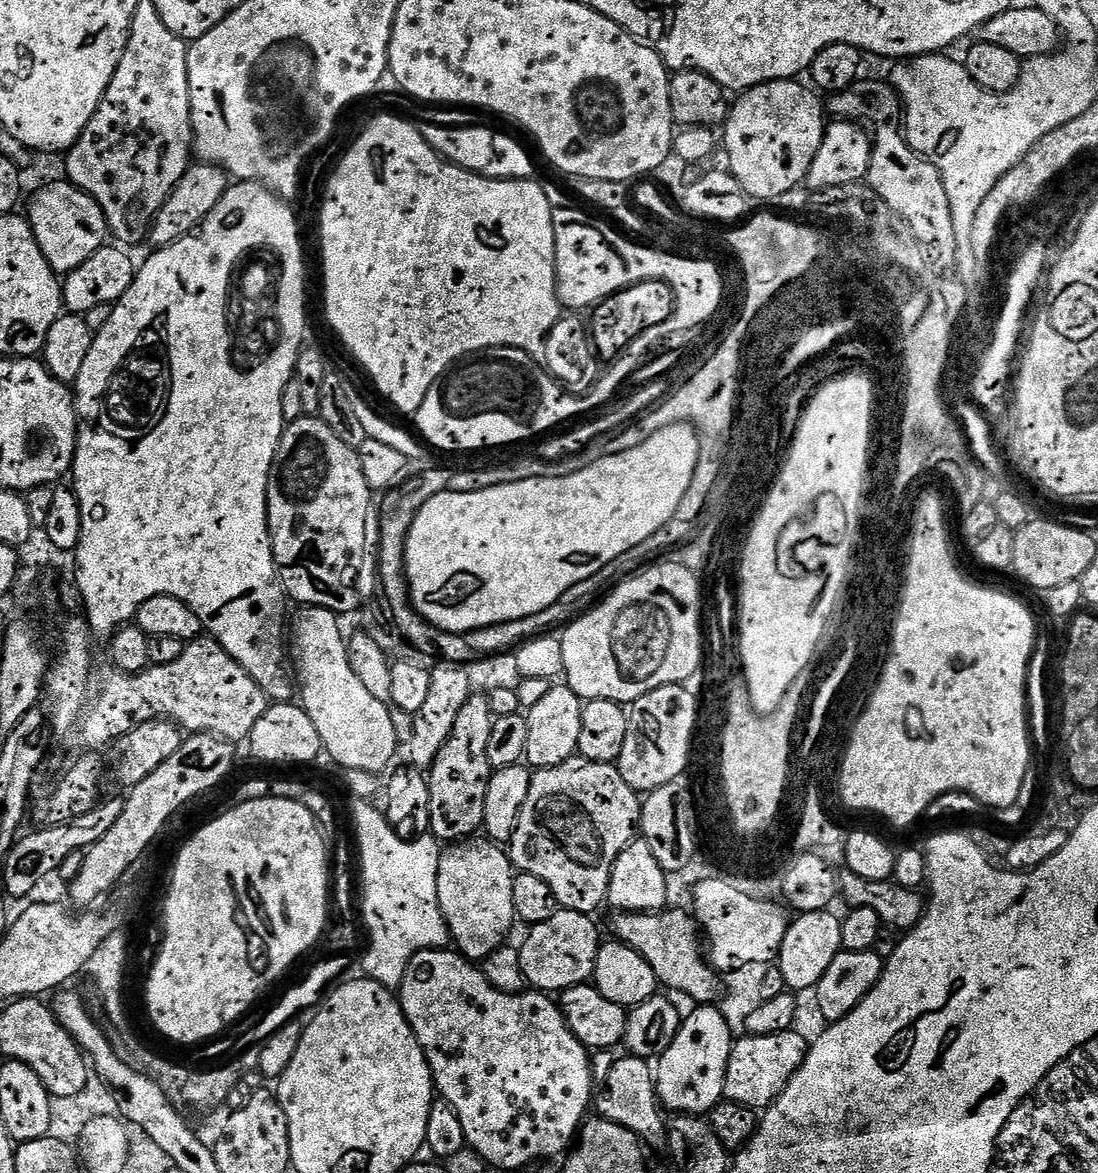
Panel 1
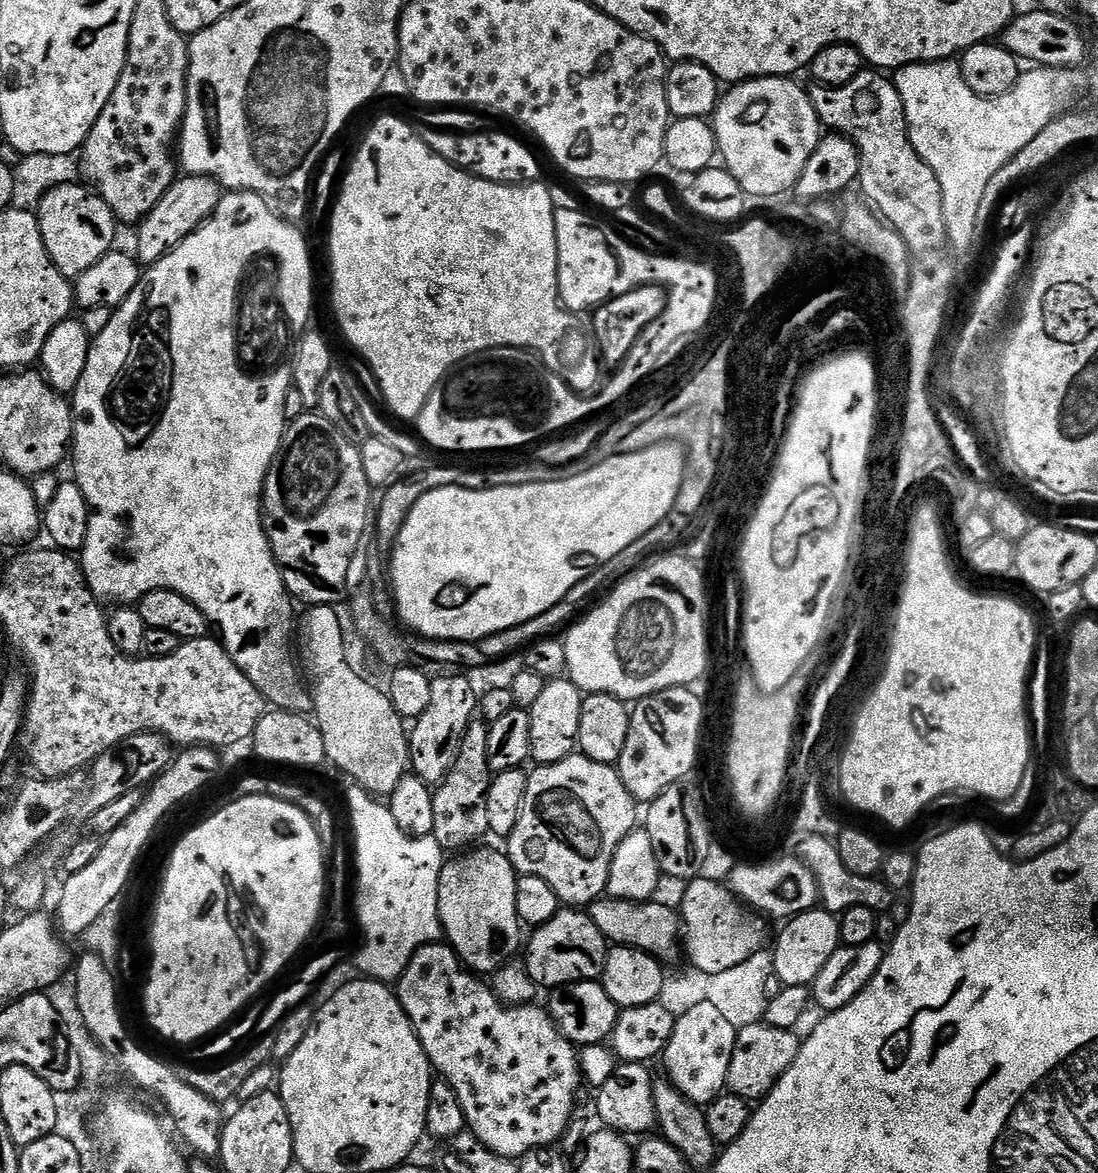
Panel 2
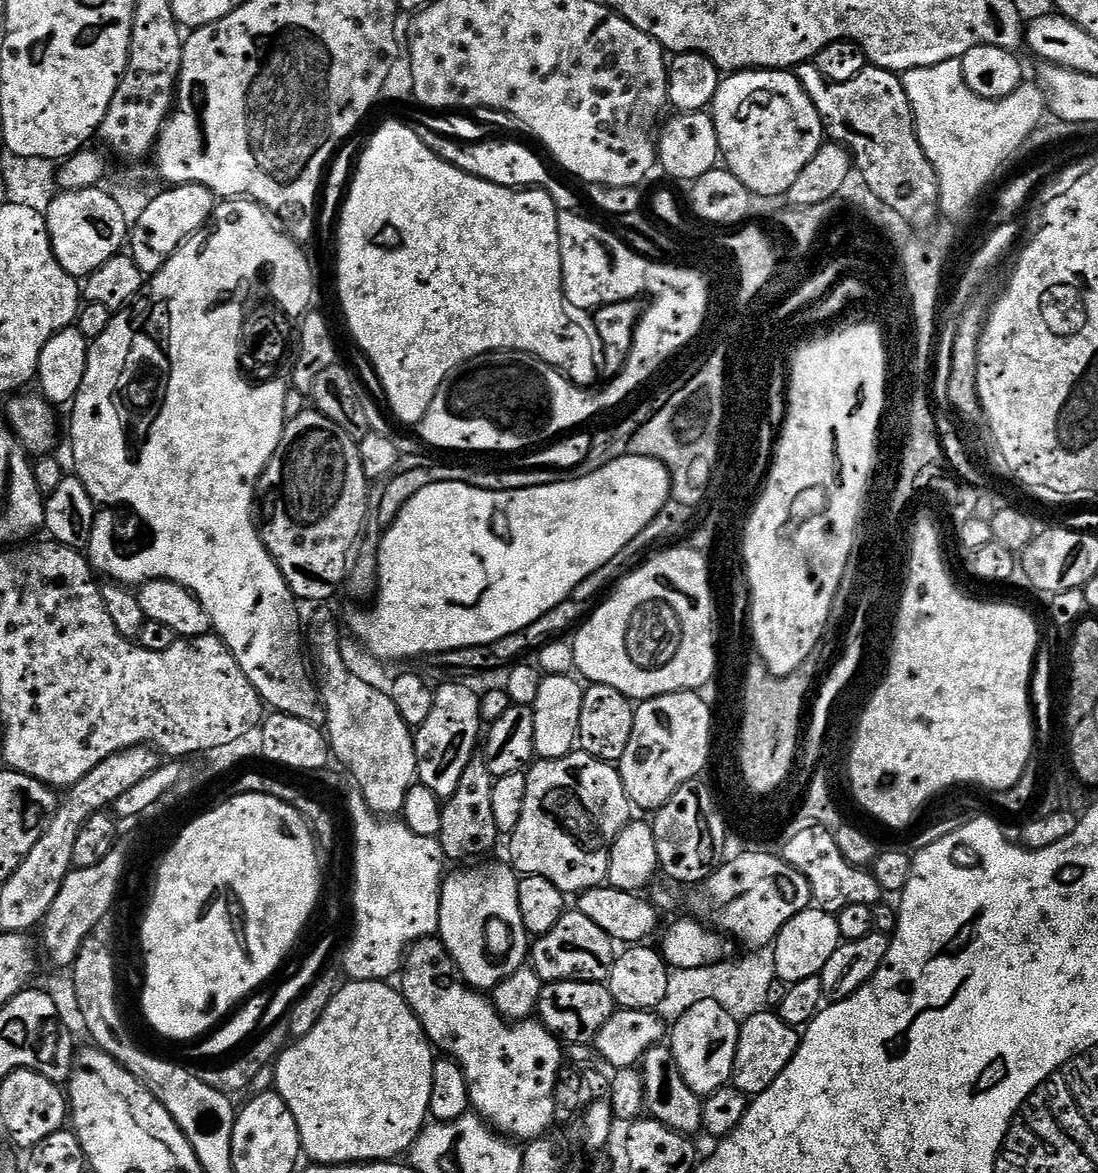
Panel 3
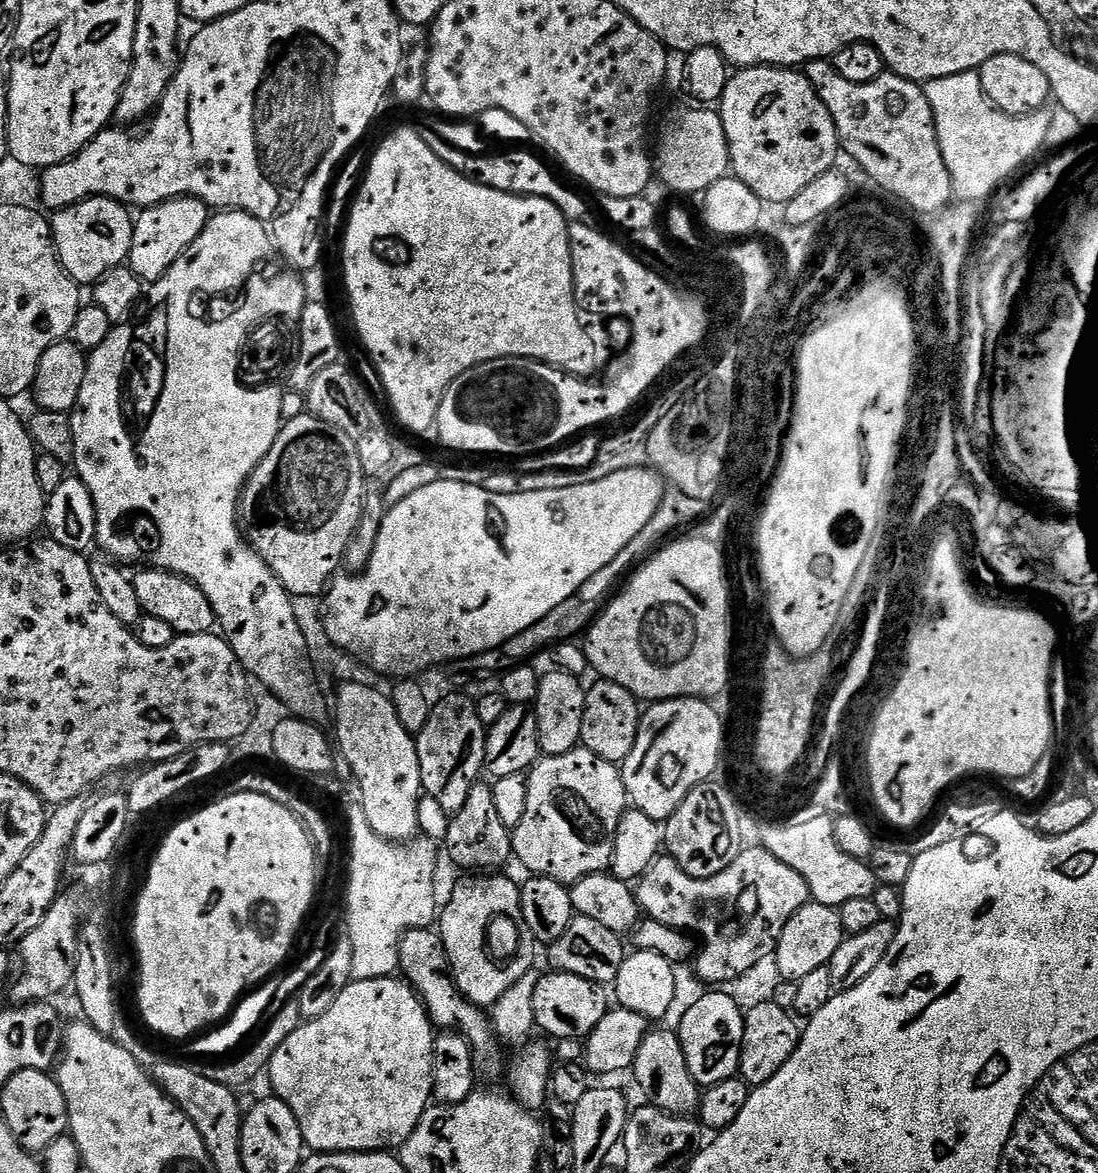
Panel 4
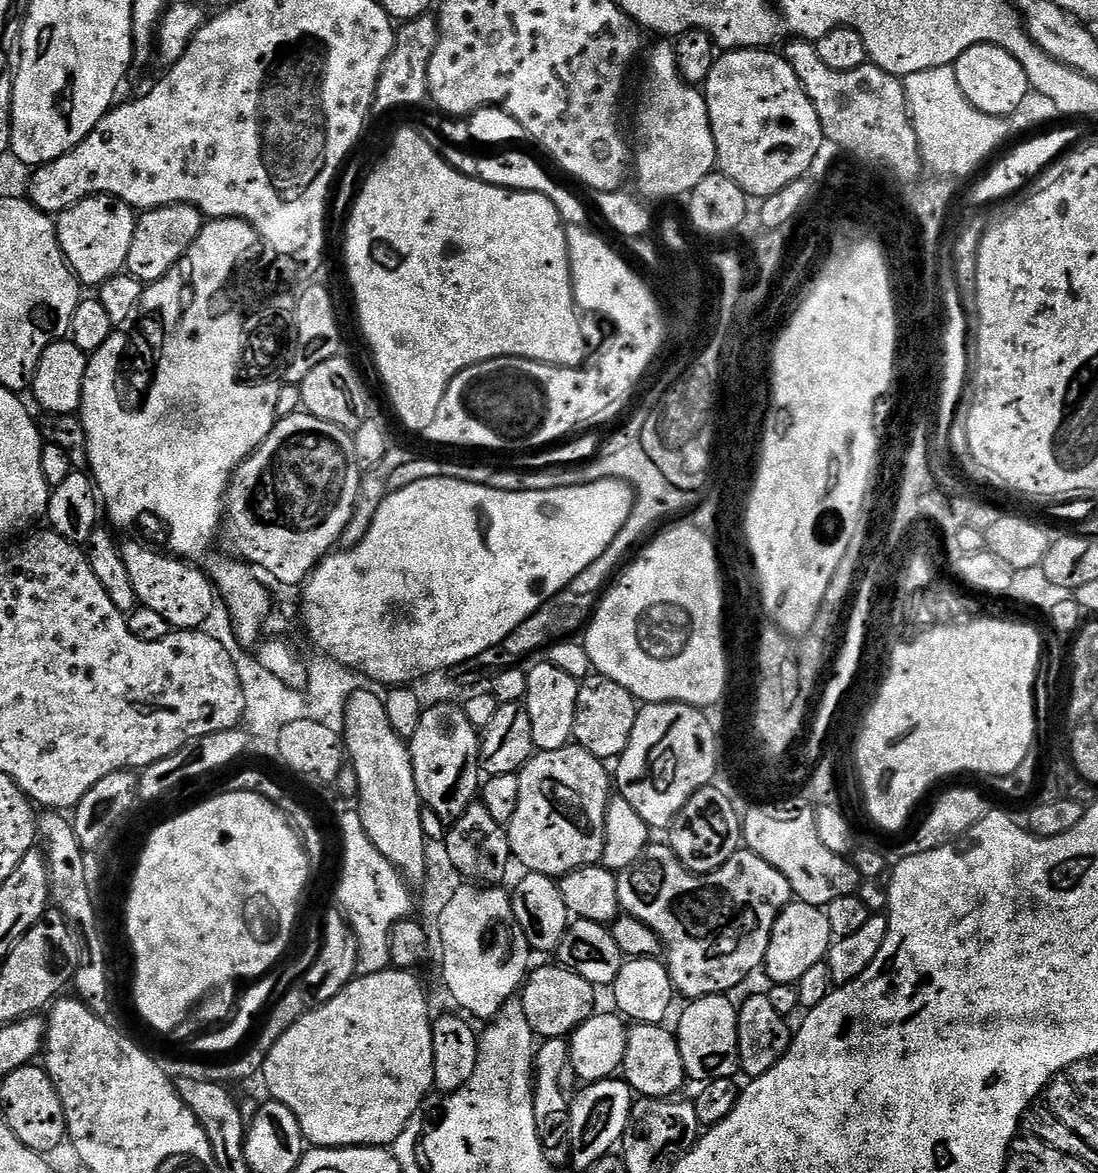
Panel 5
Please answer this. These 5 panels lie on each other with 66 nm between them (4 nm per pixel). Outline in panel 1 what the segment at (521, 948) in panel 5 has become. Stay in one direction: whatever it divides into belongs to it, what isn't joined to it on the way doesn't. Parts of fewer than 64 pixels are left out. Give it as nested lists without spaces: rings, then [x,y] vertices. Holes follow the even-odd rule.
[[[469,838],[453,843],[441,853],[436,877],[439,908],[461,955],[473,962],[482,962],[505,947],[512,926],[516,924],[513,910],[516,872],[507,853],[486,838]]]

